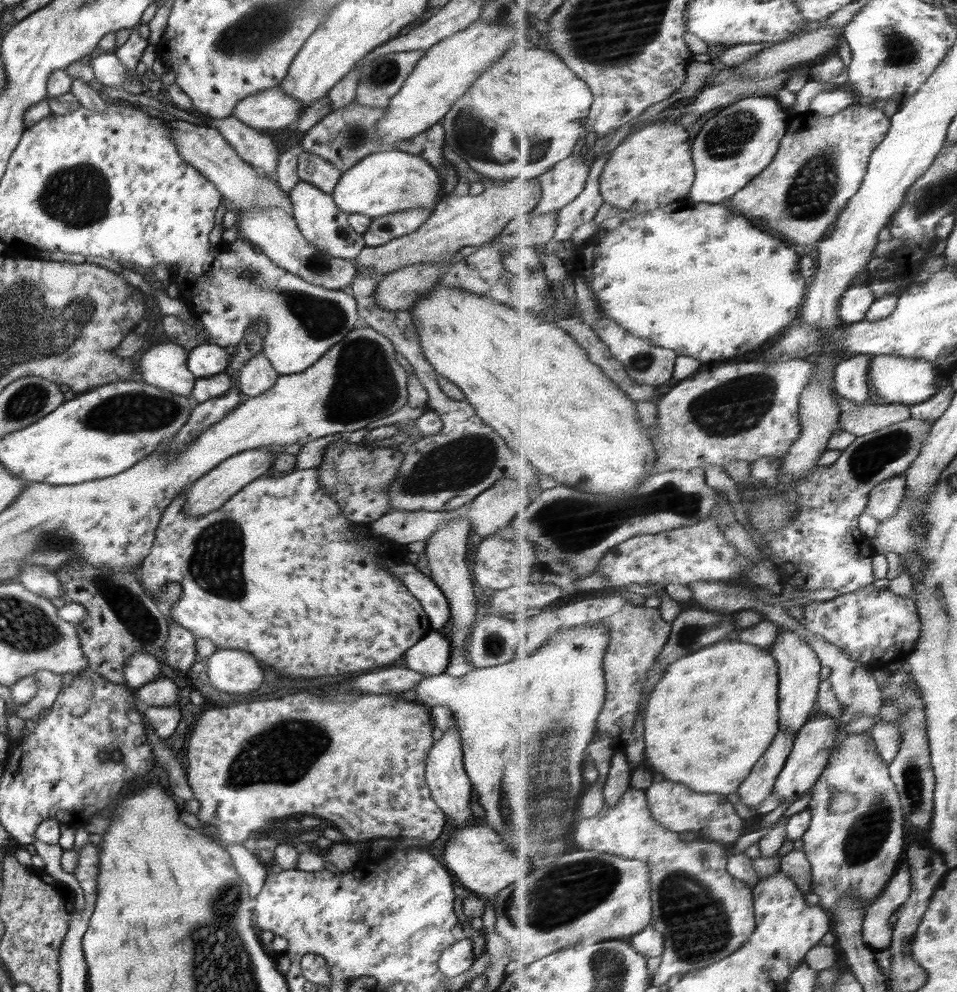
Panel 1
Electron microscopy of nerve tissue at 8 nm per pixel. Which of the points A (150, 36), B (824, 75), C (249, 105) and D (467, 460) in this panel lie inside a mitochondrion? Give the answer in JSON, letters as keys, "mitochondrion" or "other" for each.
{"A":"other","B":"other","C":"other","D":"mitochondrion"}

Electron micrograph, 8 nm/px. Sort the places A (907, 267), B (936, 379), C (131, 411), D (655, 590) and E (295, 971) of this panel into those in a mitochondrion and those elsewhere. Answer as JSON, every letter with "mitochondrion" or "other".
{"A":"other","B":"other","C":"mitochondrion","D":"other","E":"other"}

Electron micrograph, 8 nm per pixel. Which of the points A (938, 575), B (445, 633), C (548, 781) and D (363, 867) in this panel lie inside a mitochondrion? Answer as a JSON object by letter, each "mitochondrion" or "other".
{"A":"other","B":"other","C":"mitochondrion","D":"other"}

